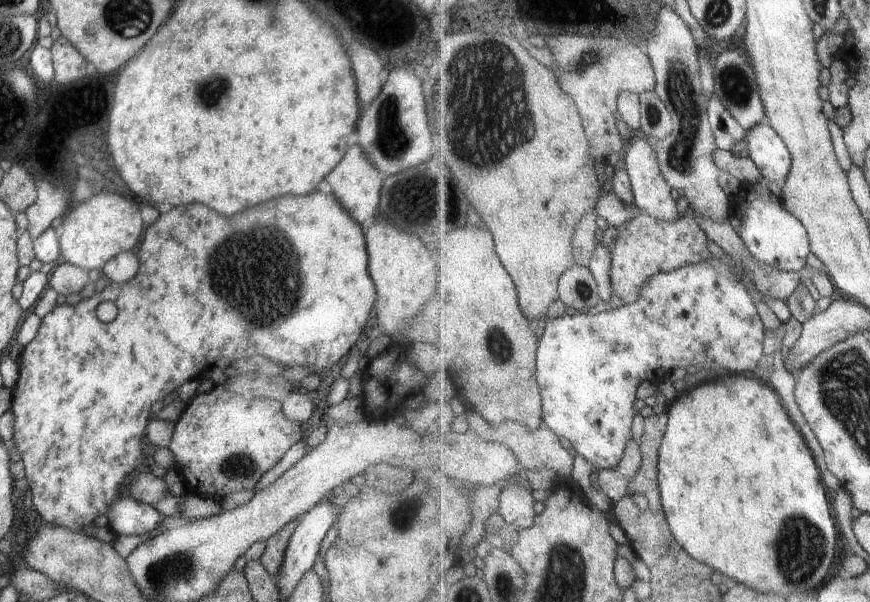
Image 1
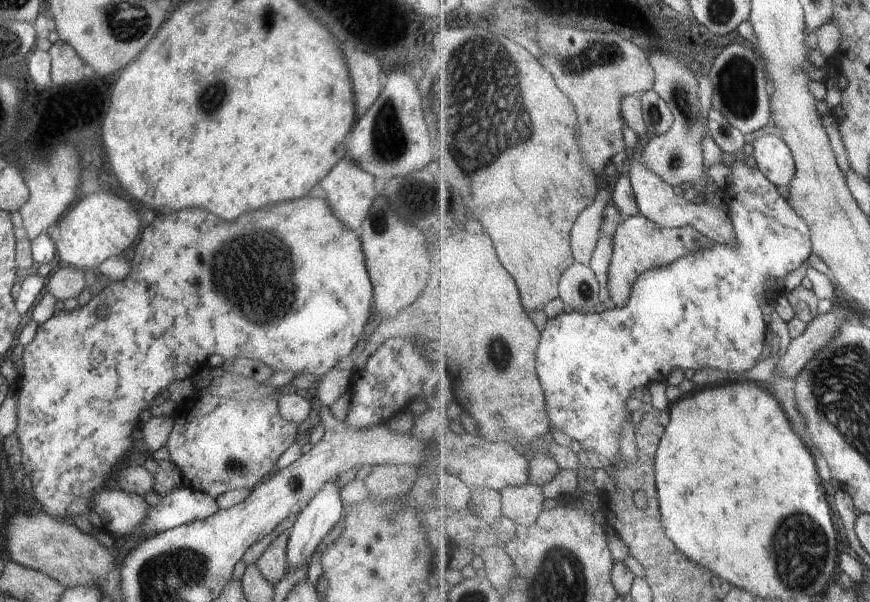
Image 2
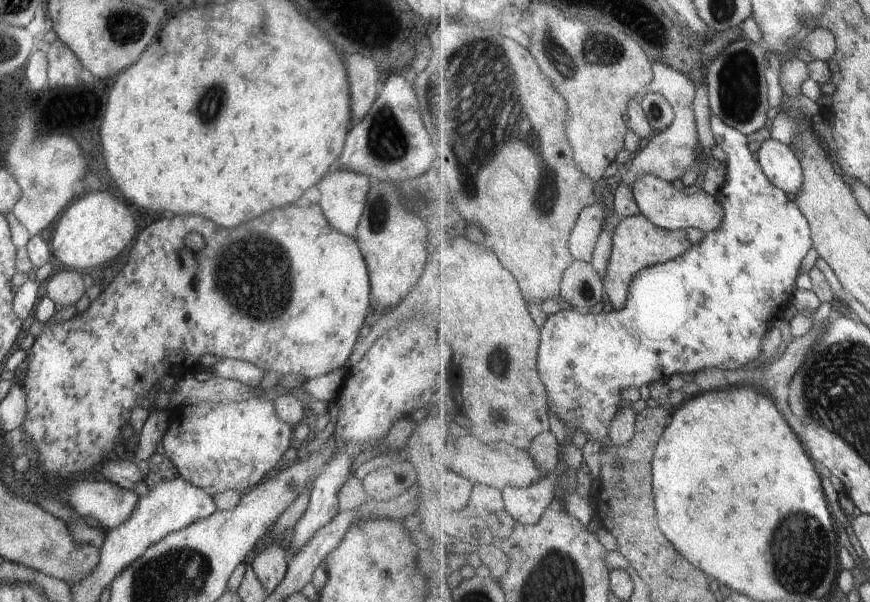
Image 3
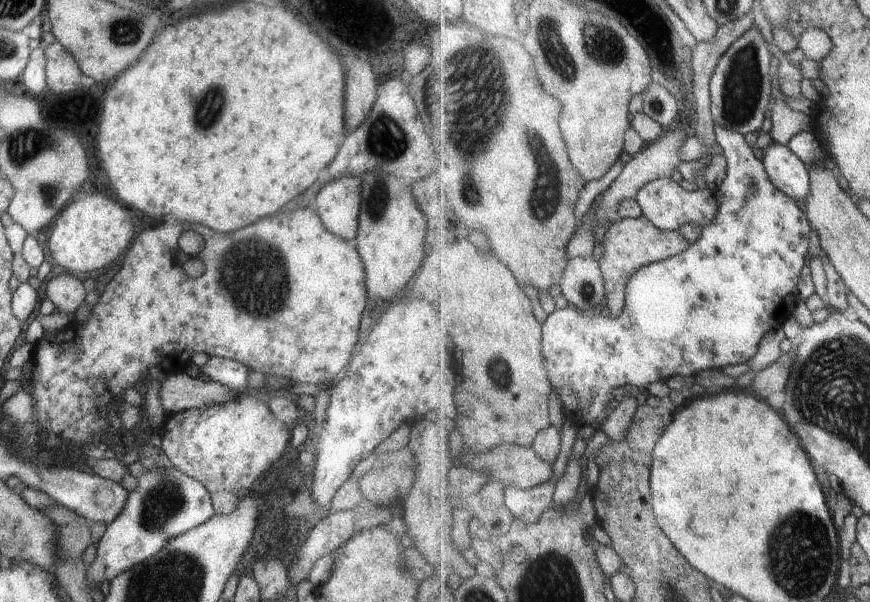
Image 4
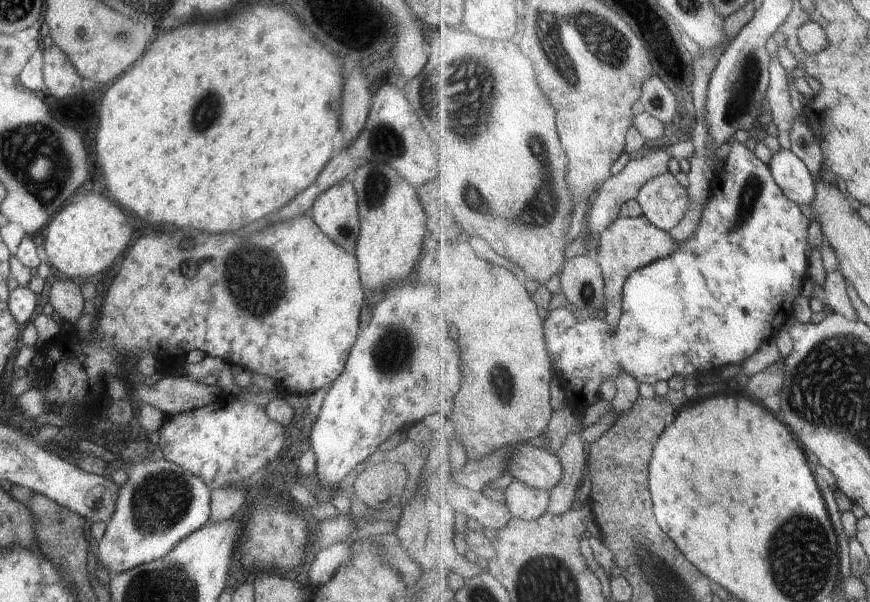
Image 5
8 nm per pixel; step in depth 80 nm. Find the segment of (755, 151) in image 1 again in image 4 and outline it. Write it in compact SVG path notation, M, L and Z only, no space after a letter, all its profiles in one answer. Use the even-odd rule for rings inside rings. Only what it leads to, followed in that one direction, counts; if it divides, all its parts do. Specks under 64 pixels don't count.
M774 141L763 150L762 161L775 186L791 198L802 203L810 195L810 170L788 146Z

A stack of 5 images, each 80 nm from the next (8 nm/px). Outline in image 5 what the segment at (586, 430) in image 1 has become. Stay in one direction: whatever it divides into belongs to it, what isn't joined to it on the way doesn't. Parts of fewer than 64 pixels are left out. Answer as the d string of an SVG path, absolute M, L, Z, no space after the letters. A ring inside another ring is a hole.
M735 139L731 141L731 152L726 163L716 173L717 176L712 189L713 195L704 207L702 220L699 222L695 234L689 240L683 240L679 243L679 250L675 254L657 260L655 263L629 274L627 282L623 284L623 315L617 328L611 328L604 319L597 320L593 315L585 320L577 321L575 314L568 310L568 306L553 310L545 319L546 348L549 350L551 360L556 365L554 368L555 376L557 376L560 386L566 394L566 404L571 406L580 416L588 406L593 406L597 400L601 399L598 394L599 386L601 386L601 380L607 376L616 380L617 374L631 374L639 383L654 386L661 381L669 382L677 374L689 378L689 376L701 376L701 374L717 370L717 368L721 370L729 364L741 366L759 351L765 340L771 340L776 334L779 334L781 328L793 318L793 304L795 304L795 298L803 290L803 282L805 282L805 276L809 270L809 258L807 258L809 212L783 193L783 190L775 183L775 178L768 164L763 164L755 156L754 151L751 152L745 144L741 144Z

